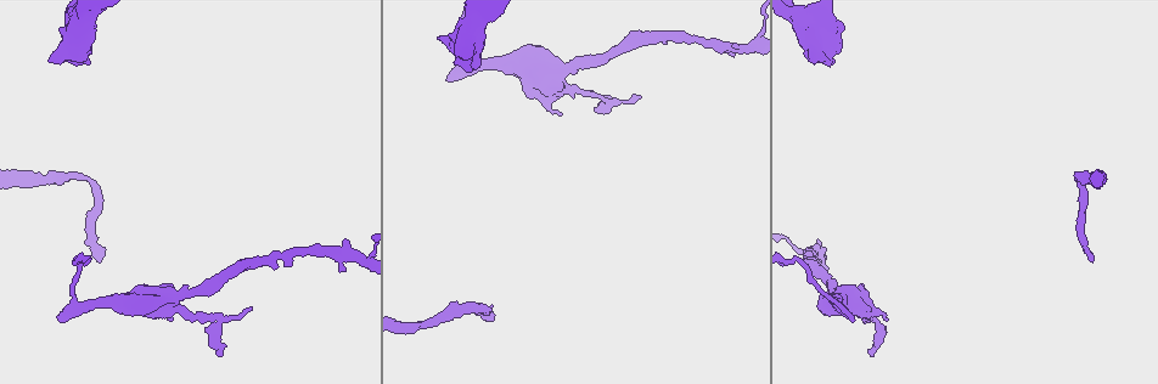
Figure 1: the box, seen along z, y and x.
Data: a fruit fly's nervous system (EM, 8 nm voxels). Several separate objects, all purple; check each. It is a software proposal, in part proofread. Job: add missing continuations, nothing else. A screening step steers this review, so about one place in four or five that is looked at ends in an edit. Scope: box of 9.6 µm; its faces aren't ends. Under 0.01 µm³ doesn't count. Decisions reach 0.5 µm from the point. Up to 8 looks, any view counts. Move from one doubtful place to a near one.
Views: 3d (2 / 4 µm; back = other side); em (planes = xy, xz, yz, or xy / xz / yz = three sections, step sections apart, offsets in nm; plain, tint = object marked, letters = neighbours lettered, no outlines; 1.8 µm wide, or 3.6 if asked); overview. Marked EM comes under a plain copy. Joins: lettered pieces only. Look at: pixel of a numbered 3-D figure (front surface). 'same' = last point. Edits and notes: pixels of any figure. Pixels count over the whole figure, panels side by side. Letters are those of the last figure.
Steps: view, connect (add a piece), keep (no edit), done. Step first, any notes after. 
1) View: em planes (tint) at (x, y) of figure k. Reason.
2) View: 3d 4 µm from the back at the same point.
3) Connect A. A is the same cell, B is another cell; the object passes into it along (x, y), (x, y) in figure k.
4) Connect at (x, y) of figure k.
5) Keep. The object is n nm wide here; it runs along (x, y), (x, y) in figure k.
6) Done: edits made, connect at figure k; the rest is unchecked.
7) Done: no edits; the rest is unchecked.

View: 3d 2 µm from the back at (451, 81) of figure 1. An open end.

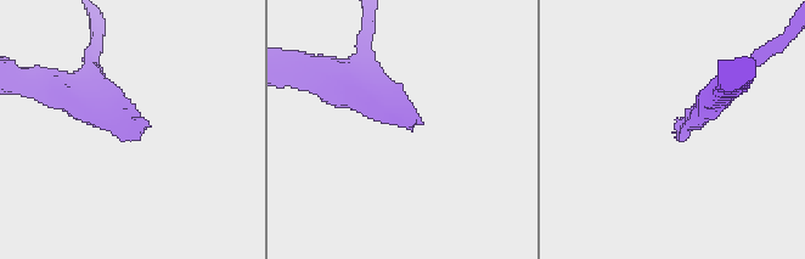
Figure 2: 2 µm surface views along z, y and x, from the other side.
View: em yz step 16 (tint) at (678, 121) of figure 2. Need the tissue.

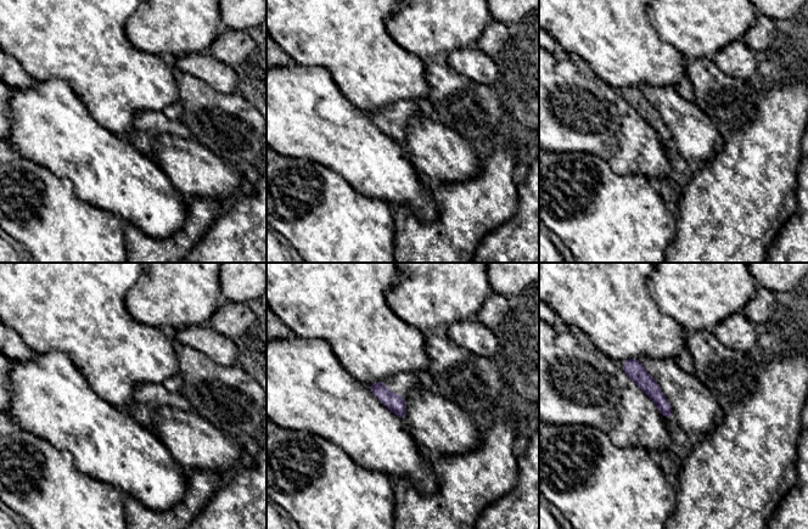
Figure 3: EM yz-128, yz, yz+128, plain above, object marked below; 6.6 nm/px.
View: em planes (letters) at the same point. Cut it another way.

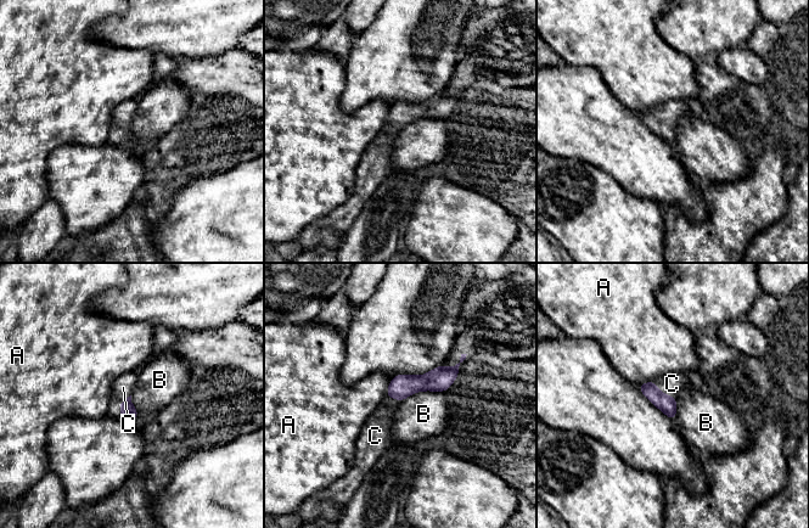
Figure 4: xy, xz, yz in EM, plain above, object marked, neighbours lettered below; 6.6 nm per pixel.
Connect C. C is the same cell, A and B are other cells; the object passes into it along (128, 410), (119, 405), (123, 387) in figure 4; the cell continues.

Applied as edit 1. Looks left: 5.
View: overview. See it whole again.

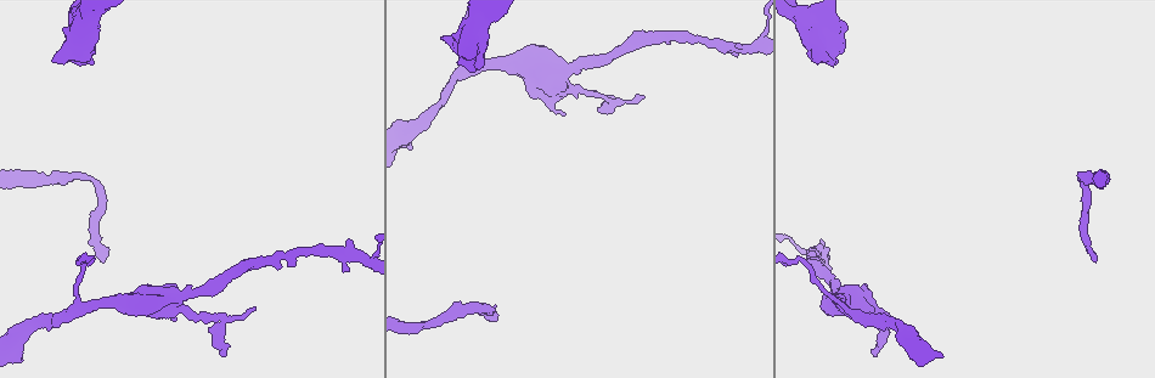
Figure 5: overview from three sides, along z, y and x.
View: 3d 4 µm from the back at (876, 354) of figure 5. Tapers out.

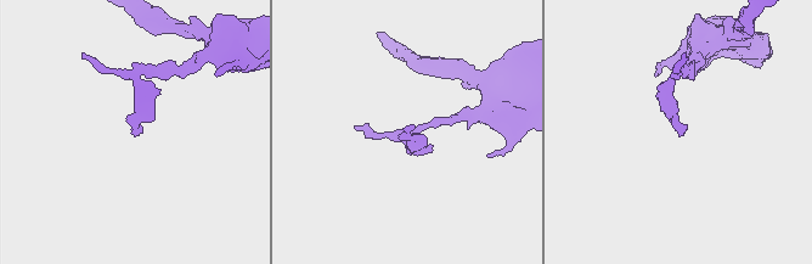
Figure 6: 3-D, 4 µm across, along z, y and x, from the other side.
View: em planes (letters) at (134, 134) of figure 6.

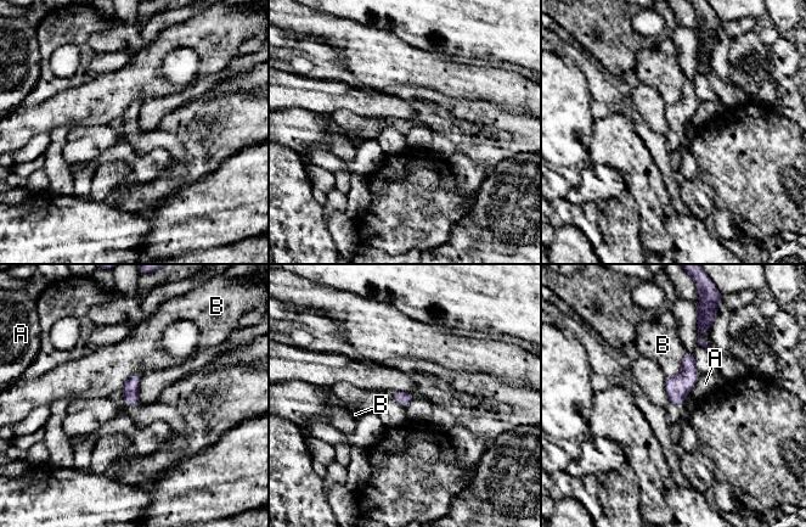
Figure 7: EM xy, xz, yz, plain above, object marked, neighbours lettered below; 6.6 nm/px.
Keep. The object is 80 nm wide here; A and B are other cells; none of them fits.

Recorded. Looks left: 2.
View: em planes (letters) at (189, 295) of figure 5. Narrows sharply.

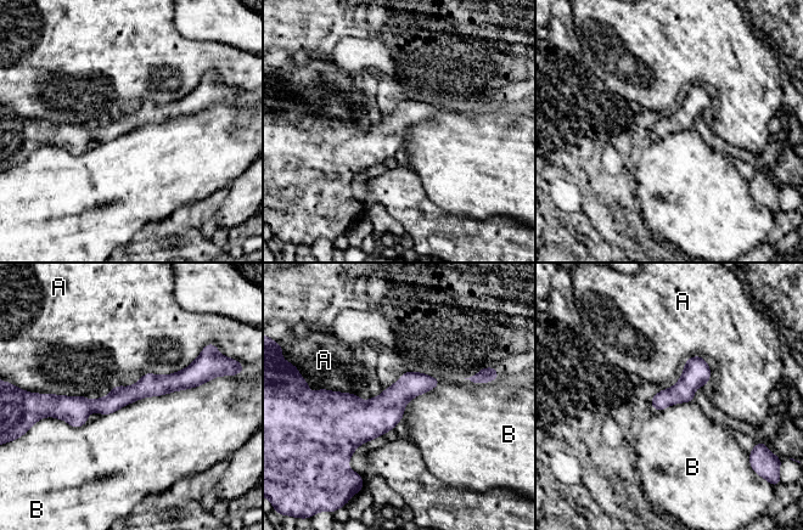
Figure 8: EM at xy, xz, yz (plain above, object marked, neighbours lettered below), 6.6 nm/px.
Keep. The object is 140 nm wide here; the longest contact is with B, 750 nm; A and B are other cells; no lettered piece goes on from it.

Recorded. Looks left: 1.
Done: edits made, connect at figure 4; the rest is unchecked.

